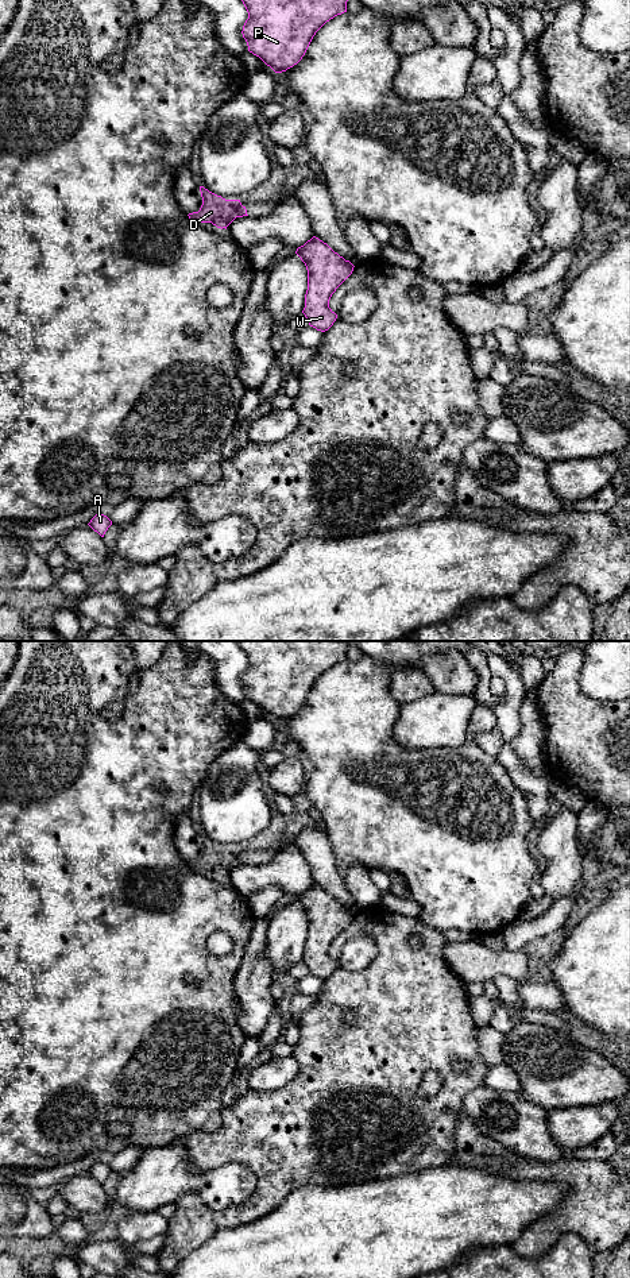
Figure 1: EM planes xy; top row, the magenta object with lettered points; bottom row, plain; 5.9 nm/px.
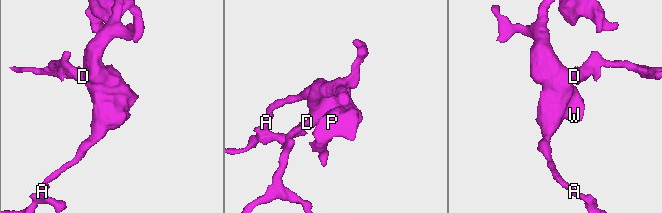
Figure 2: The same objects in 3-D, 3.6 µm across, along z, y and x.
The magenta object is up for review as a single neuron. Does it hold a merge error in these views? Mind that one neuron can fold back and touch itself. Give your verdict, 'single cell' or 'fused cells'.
single cell

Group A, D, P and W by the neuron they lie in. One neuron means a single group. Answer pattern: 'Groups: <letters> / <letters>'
Groups: A D P W

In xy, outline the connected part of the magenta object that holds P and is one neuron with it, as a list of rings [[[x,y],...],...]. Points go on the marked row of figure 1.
[[[241,0],[248,19],[243,38],[248,51],[259,57],[275,73],[286,72],[305,55],[316,32],[331,19],[347,12],[348,0]]]

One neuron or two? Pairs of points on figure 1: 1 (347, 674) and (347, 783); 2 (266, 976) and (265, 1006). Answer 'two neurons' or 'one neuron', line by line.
1: one neuron
2: one neuron

